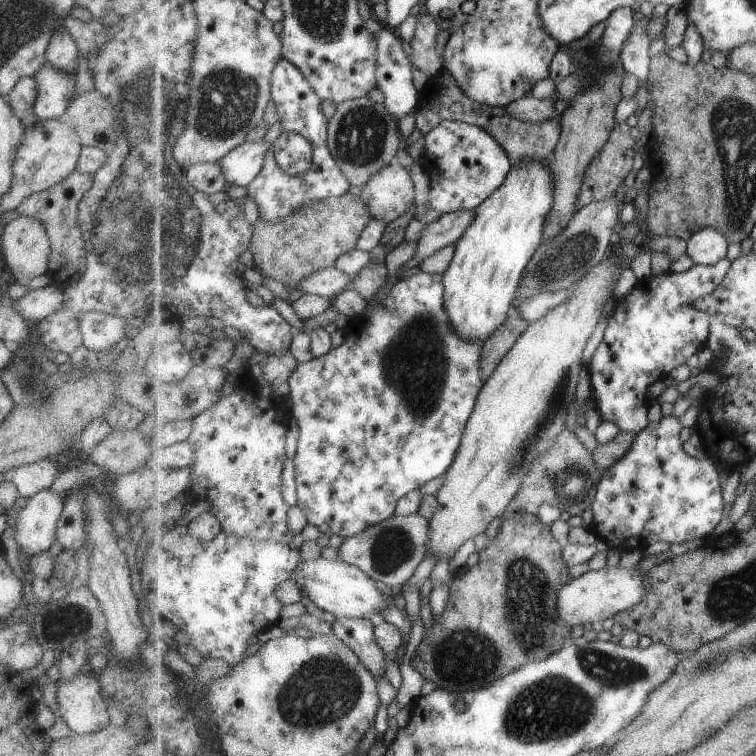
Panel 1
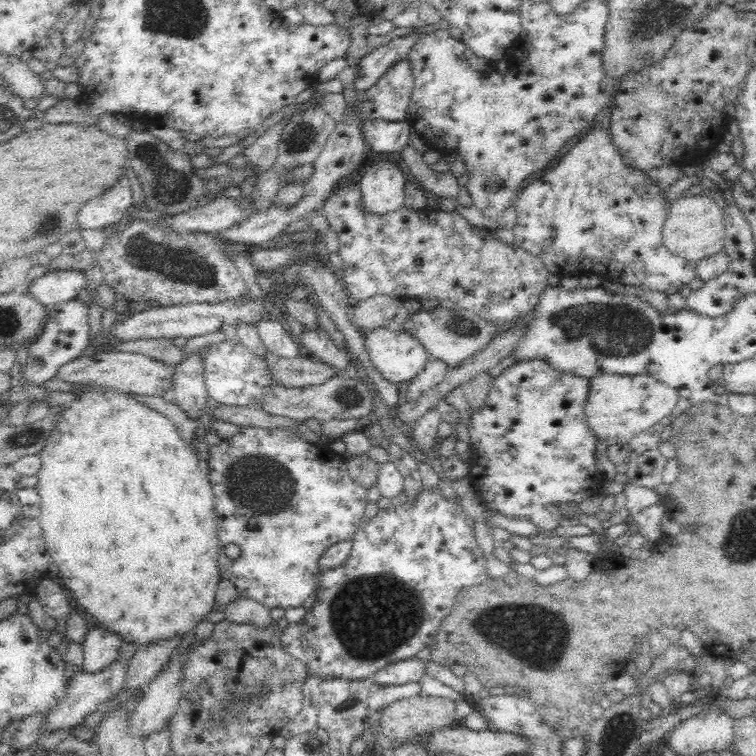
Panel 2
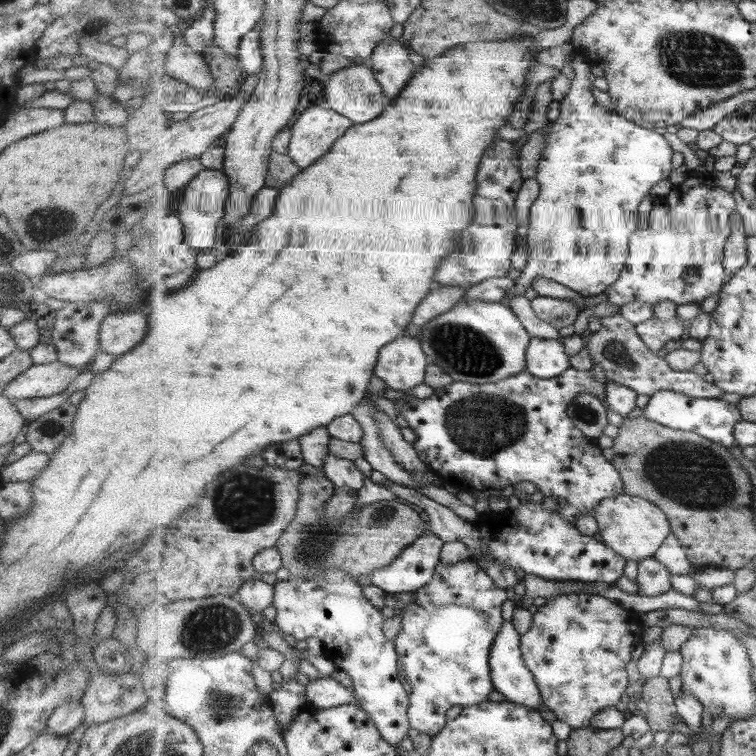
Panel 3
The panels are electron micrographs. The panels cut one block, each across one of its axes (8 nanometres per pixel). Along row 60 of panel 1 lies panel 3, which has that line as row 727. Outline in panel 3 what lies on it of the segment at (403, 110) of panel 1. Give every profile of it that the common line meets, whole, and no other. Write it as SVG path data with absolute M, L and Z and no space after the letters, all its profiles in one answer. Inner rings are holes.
M328 568L311 579L289 577L276 585L273 606L277 609L274 622L287 638L297 641L319 638L323 641L327 659L350 676L355 704L372 716L389 744L401 744L412 728L408 715L412 705L410 691L399 675L396 642L388 640L383 632L386 620L365 598L357 581L338 568Z

